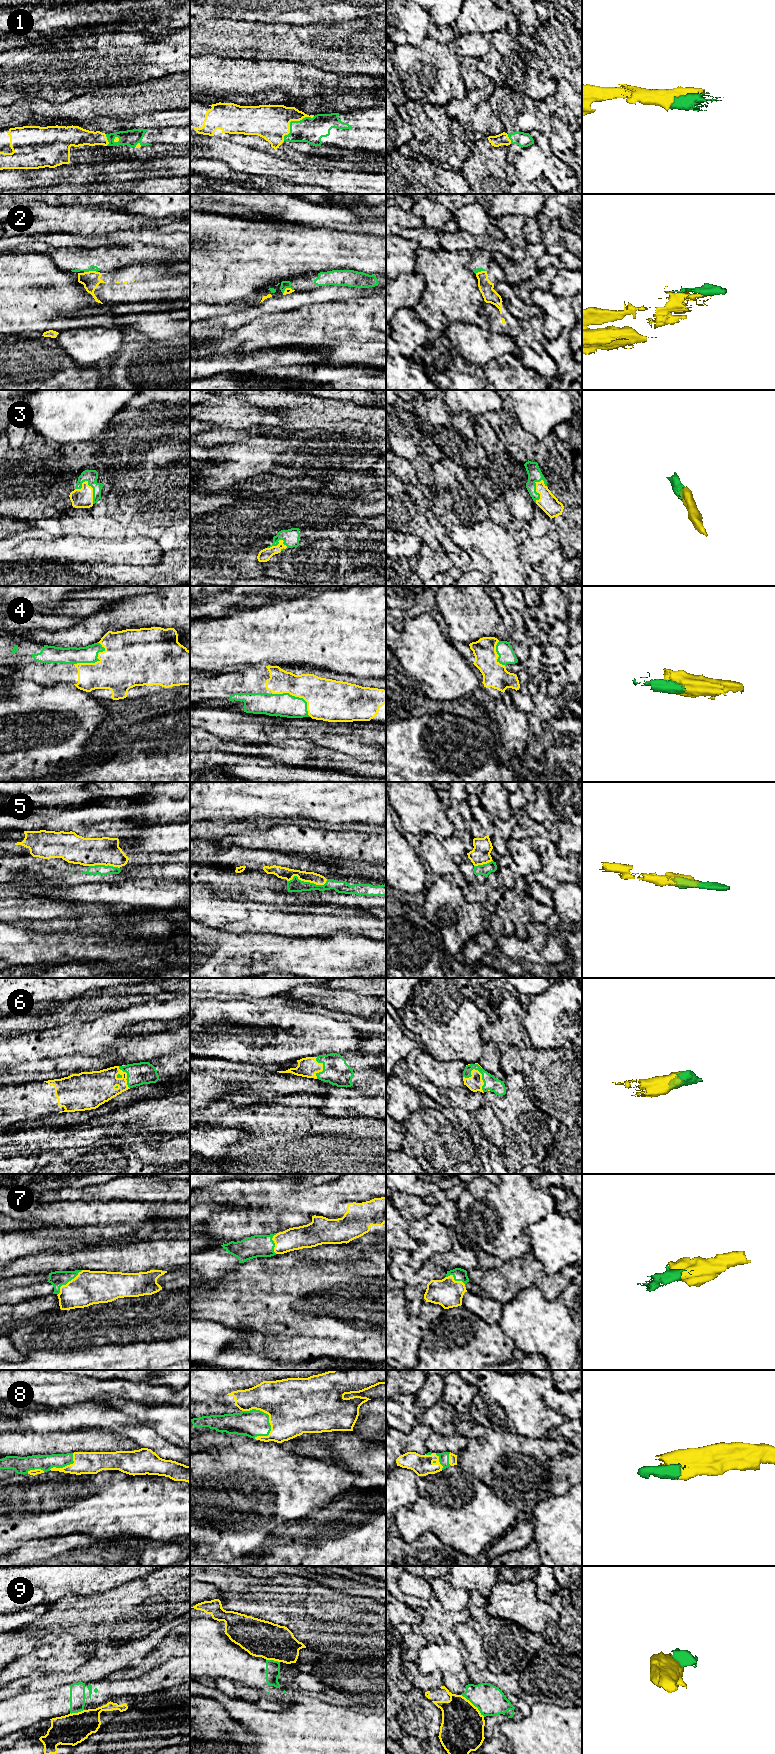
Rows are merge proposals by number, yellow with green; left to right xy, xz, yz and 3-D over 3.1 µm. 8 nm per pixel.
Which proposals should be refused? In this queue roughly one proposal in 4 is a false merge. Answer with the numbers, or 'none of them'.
2, 5, 9

